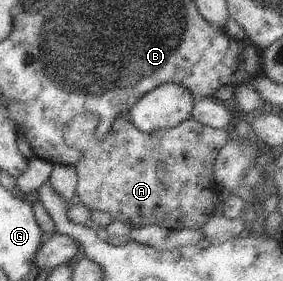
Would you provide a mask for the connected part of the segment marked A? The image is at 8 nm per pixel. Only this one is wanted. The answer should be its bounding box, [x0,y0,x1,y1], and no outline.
[65,112,233,233]

